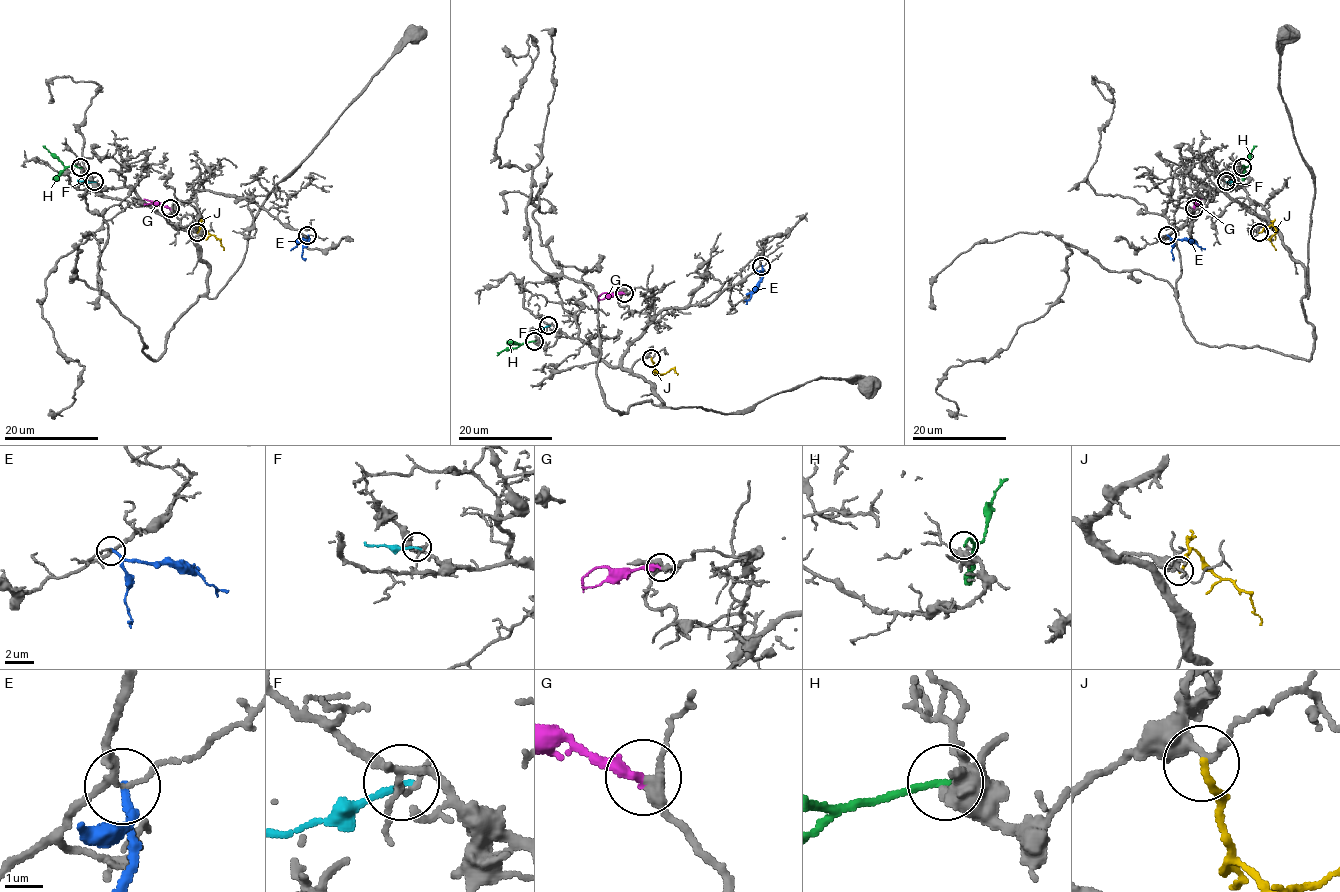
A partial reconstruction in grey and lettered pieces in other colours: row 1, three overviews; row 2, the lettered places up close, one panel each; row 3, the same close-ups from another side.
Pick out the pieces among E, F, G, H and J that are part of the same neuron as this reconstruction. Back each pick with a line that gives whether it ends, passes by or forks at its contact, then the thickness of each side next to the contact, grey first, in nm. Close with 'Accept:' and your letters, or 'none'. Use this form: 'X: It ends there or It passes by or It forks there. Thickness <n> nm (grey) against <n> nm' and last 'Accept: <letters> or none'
G: It ends there. Thickness 280 nm (grey) against 320 nm
Accept: G

